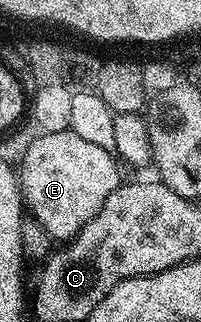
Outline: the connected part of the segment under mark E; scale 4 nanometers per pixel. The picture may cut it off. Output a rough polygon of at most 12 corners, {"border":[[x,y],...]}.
{"border":[[71,130],[38,136],[23,203],[53,241],[103,209],[123,176]]}

